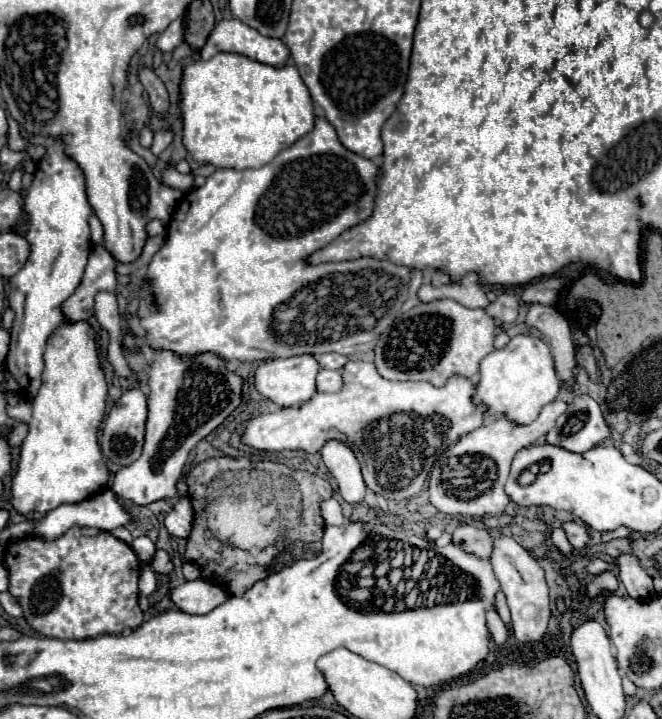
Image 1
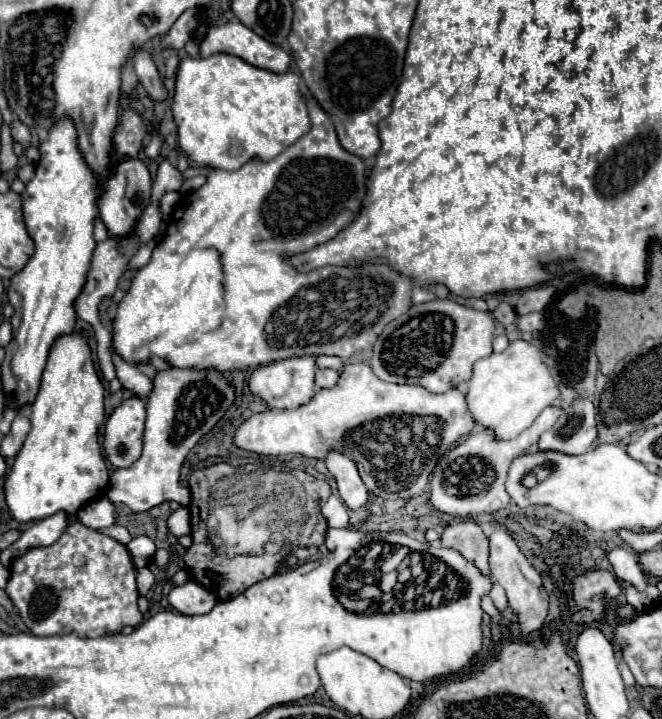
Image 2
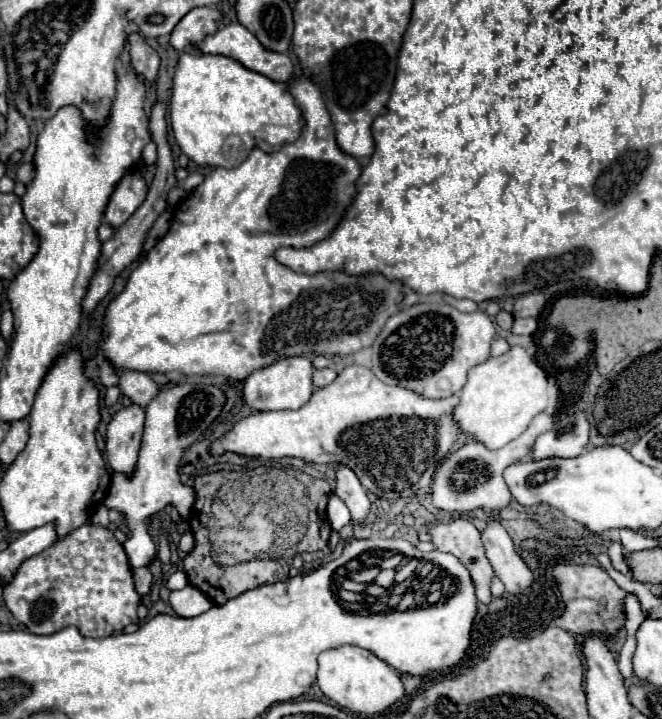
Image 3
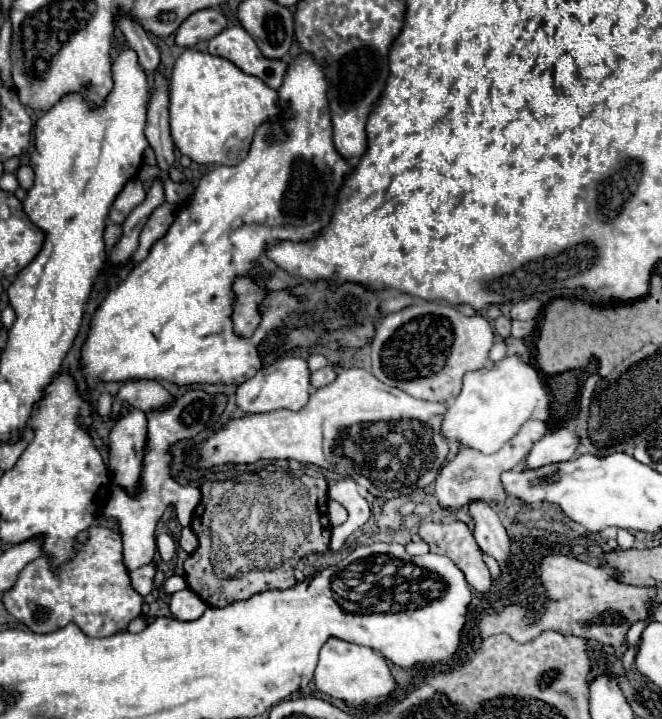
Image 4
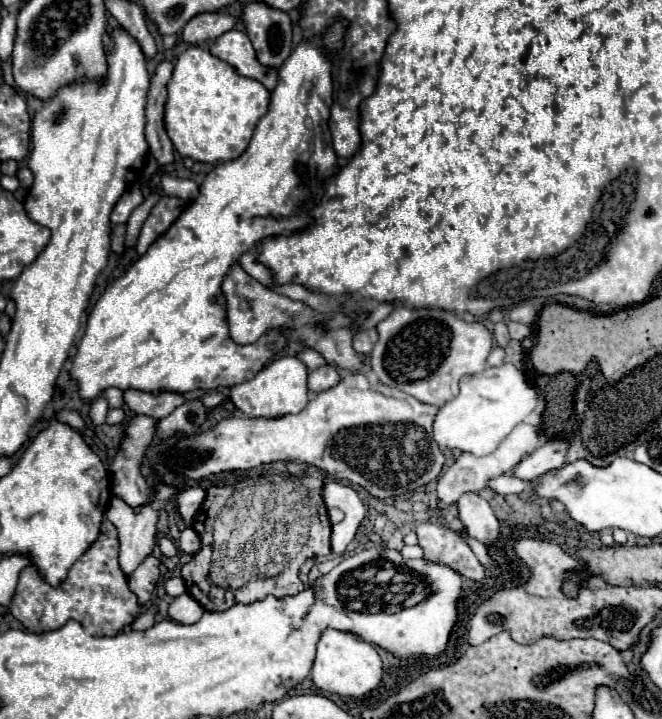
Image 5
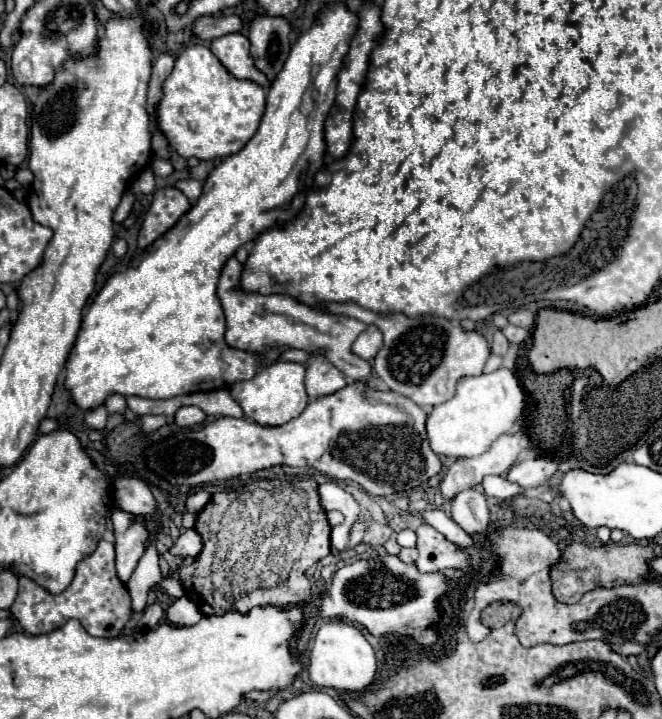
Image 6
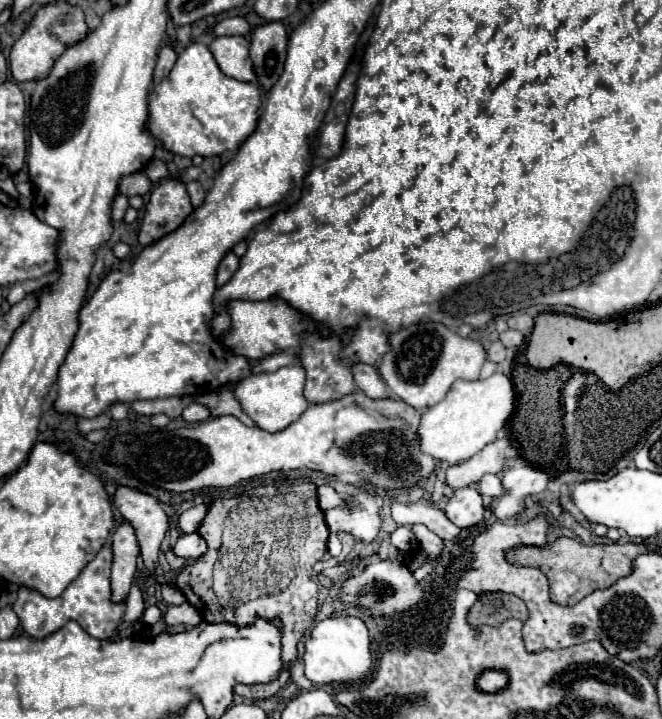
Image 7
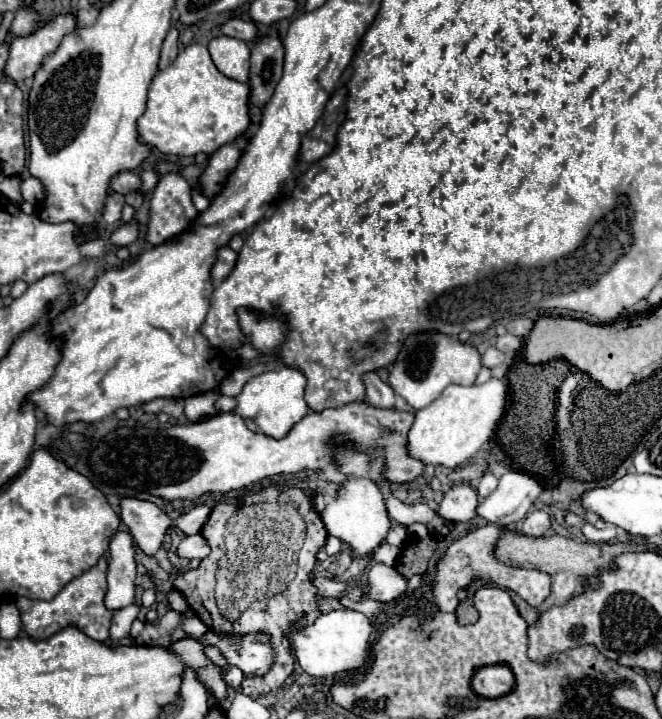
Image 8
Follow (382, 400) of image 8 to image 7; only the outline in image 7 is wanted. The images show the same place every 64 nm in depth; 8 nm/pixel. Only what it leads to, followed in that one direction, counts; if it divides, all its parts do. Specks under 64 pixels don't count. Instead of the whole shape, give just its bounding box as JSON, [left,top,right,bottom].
[350,362,388,398]

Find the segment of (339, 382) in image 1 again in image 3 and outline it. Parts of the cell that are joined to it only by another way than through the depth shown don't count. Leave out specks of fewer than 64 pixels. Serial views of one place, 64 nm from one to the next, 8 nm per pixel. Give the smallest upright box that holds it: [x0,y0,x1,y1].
[314,368,336,388]

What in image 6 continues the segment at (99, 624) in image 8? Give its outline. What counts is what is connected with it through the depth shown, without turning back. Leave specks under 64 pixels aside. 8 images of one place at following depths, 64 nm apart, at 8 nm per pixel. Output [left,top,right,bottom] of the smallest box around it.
[10,540,132,638]

